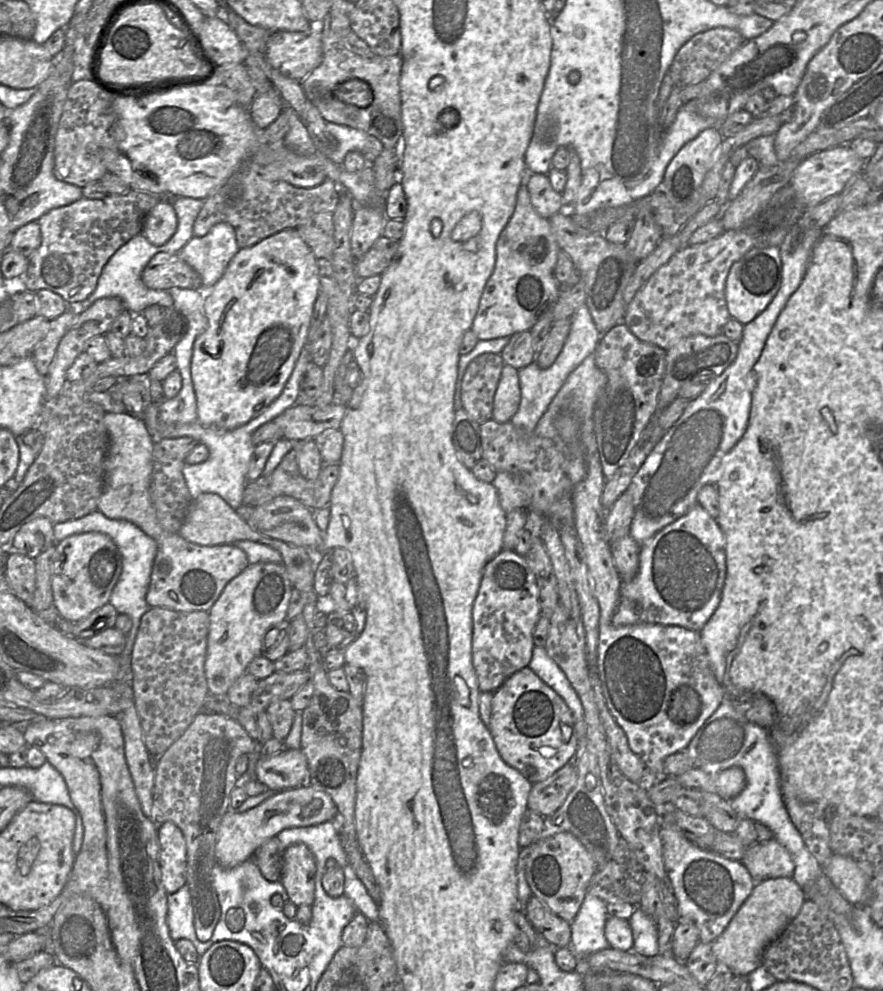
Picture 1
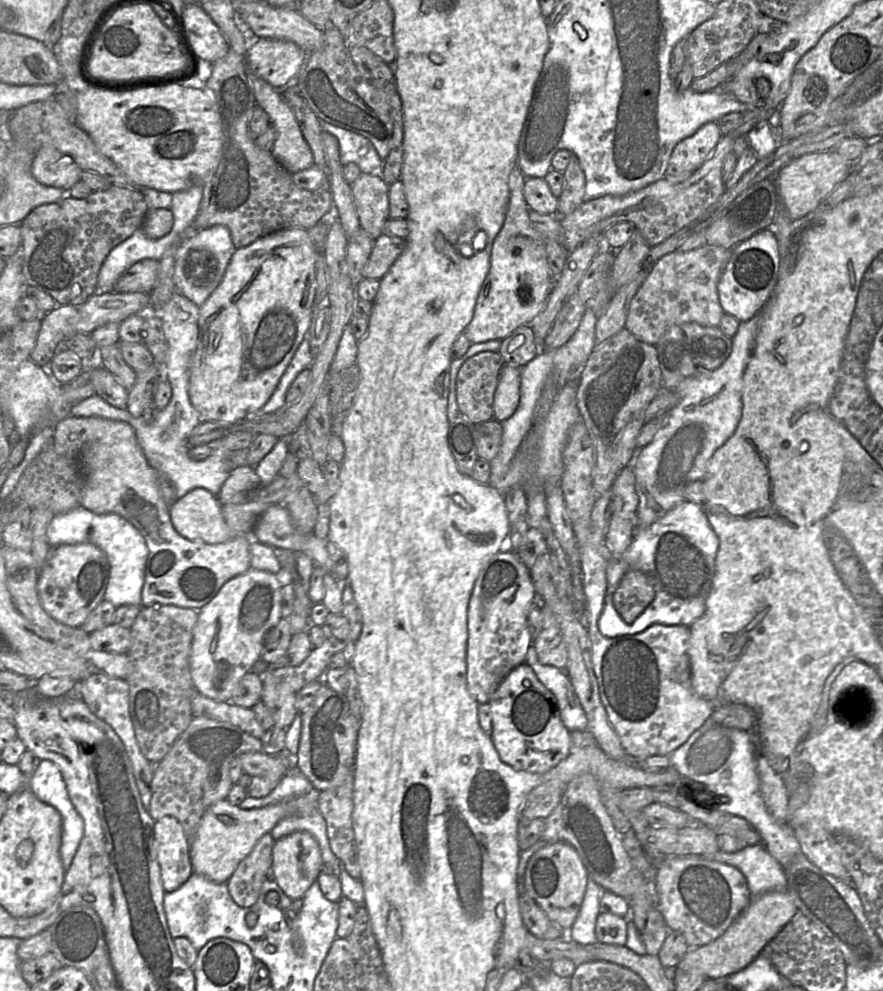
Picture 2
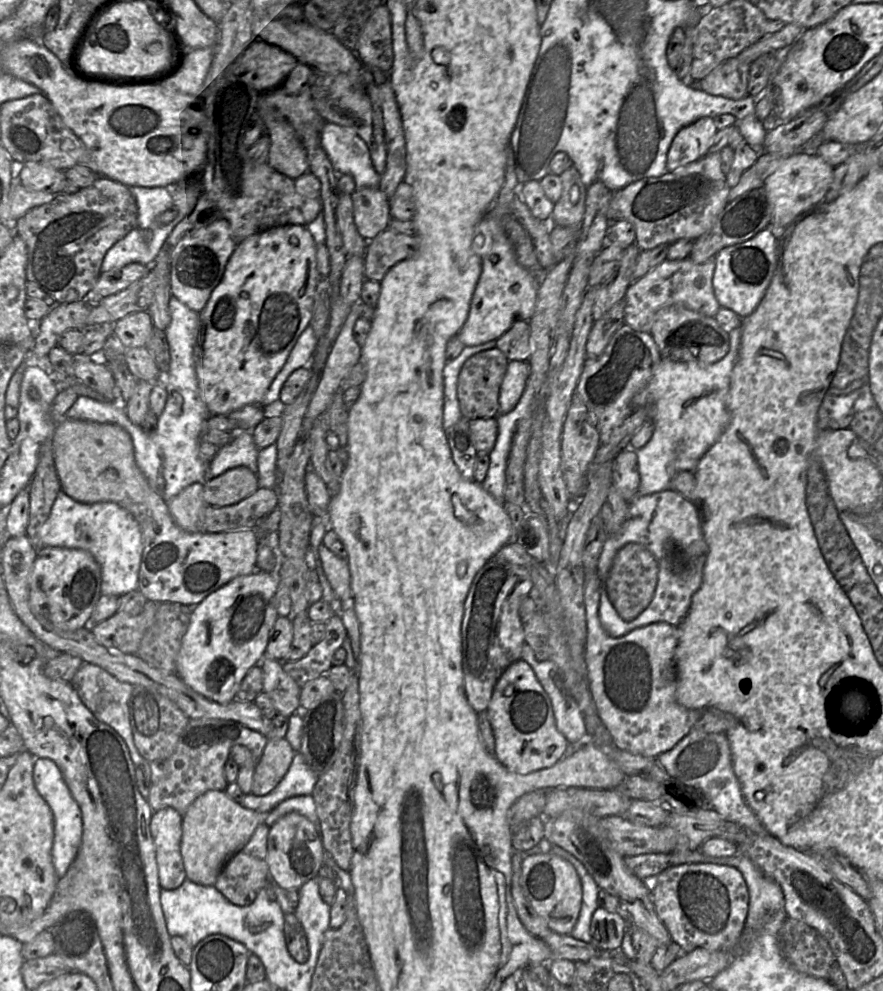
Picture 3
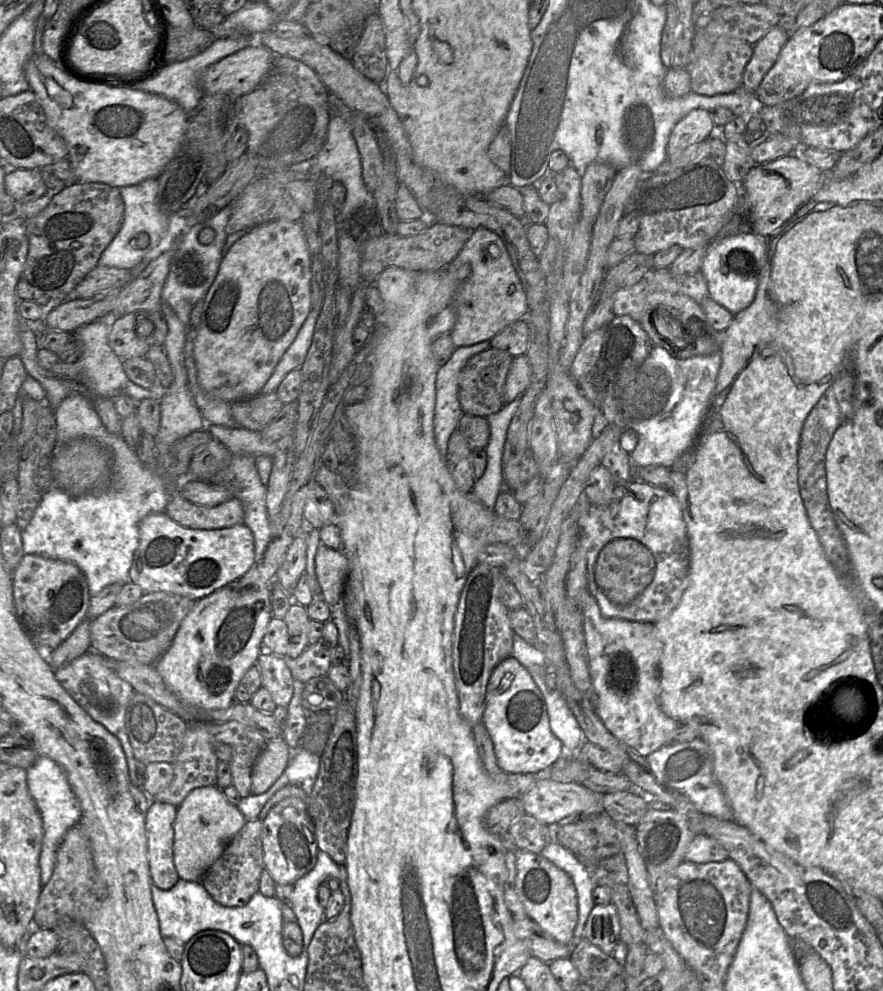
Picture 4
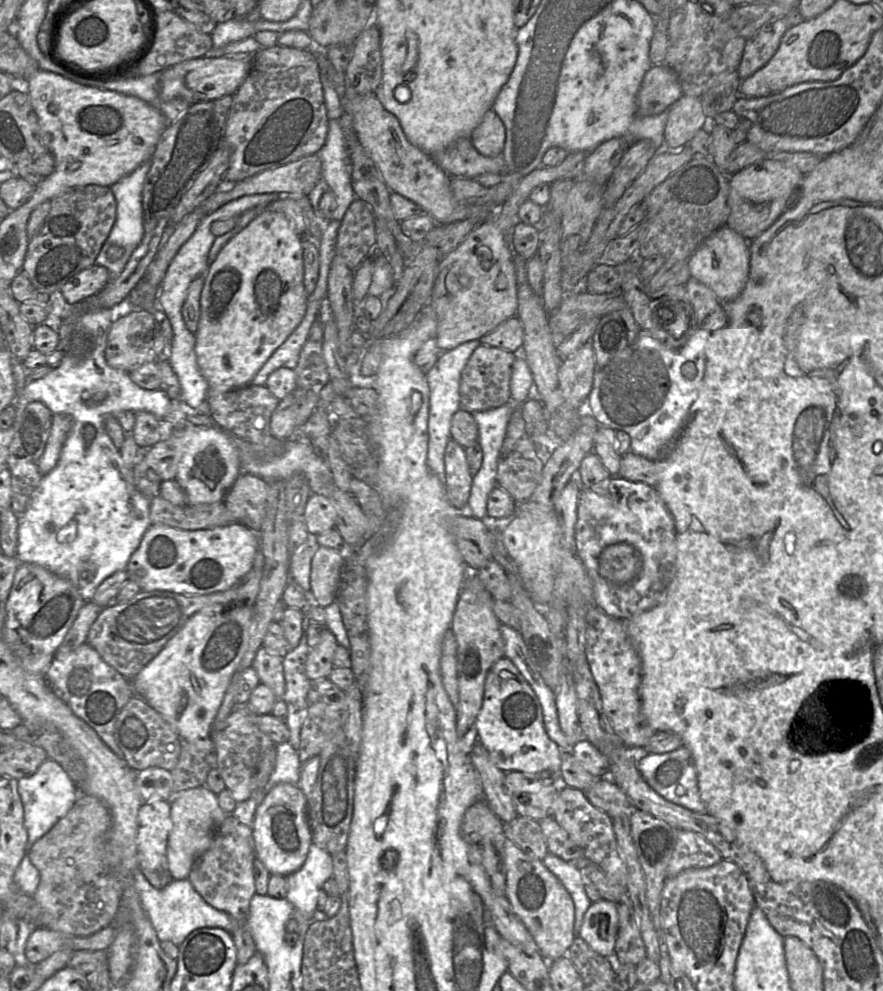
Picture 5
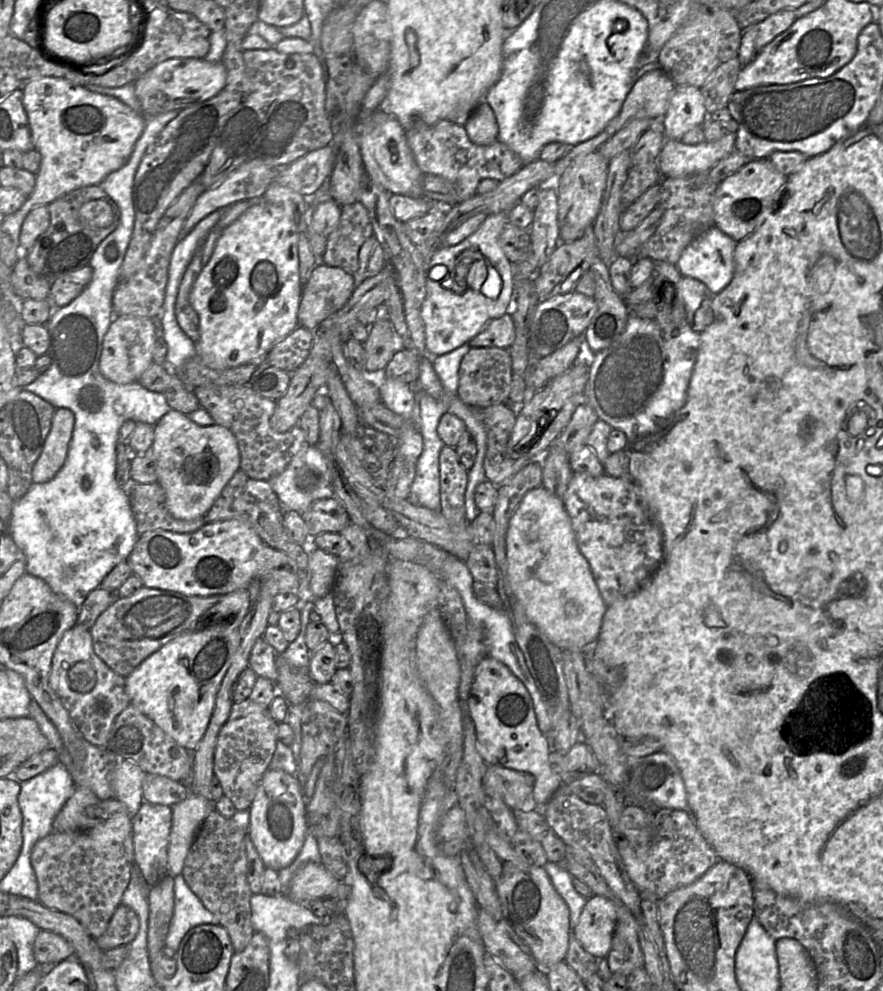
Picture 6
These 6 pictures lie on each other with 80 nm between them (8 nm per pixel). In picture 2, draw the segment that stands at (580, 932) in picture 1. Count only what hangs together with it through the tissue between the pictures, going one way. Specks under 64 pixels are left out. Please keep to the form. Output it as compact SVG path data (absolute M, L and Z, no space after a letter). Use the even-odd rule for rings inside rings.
M588 876L587 887L579 914L567 932L570 940L581 945L598 942L595 934L595 925L601 912L600 896L603 890L591 876Z

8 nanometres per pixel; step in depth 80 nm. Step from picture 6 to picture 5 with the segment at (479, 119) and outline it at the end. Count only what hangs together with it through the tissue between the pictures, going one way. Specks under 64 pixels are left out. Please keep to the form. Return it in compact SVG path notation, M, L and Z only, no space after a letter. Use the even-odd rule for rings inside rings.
M488 110L481 122L472 131L469 139L473 147L483 156L497 157L503 154L505 127L497 114Z

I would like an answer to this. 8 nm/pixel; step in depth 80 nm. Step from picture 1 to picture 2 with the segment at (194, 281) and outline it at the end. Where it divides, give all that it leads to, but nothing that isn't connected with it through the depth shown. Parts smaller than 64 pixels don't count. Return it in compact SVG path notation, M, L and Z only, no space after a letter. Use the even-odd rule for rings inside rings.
M144 259L128 268L115 284L114 292L151 293L158 277L159 261Z

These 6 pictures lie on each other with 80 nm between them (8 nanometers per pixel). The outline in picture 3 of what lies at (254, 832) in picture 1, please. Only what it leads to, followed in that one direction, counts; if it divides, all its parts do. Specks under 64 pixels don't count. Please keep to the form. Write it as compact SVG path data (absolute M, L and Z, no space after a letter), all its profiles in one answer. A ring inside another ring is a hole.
M209 790L199 796L182 818L181 855L187 879L194 883L214 886L228 860L245 847L267 816L268 813L243 807L225 791Z

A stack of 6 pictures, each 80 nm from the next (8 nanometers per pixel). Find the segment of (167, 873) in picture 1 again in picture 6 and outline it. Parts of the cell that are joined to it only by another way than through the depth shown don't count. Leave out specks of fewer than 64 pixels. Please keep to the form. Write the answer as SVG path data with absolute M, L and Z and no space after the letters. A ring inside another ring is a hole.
M143 801L132 818L134 863L149 886L158 884L168 874L168 844L172 825L172 807Z

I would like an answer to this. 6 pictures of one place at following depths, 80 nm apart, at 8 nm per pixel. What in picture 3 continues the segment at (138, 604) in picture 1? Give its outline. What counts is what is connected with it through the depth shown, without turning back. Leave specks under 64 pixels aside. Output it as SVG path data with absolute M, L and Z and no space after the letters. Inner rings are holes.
M60 490L49 517L40 528L39 536L43 547L77 548L88 551L101 568L102 595L119 597L138 589L143 548L142 534L133 516L118 504L113 502L81 503Z

